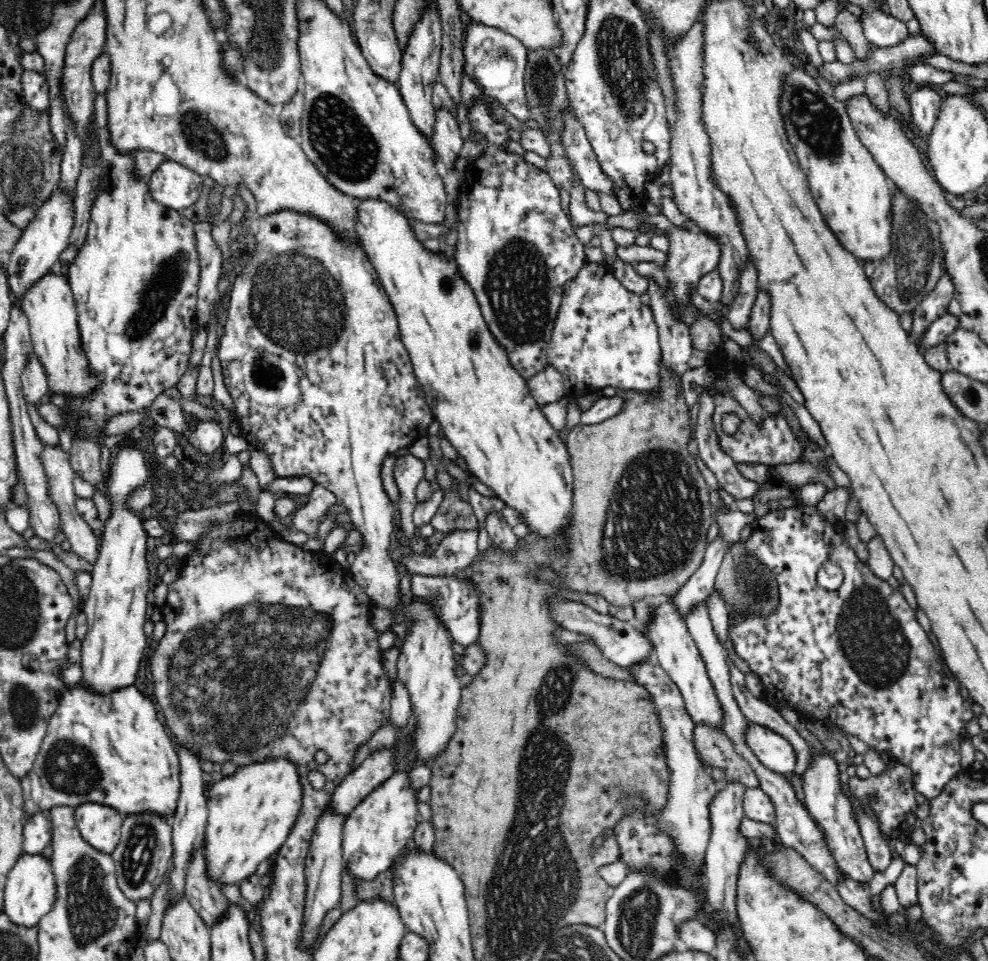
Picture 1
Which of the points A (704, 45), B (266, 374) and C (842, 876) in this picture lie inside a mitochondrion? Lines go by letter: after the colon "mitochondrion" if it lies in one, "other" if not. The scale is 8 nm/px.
A: other
B: mitochondrion
C: other

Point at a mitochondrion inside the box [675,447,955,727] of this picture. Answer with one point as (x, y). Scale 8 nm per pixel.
(874, 639)

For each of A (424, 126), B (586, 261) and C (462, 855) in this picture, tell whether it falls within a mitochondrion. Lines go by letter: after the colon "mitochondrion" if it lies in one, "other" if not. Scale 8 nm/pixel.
A: other
B: other
C: other

